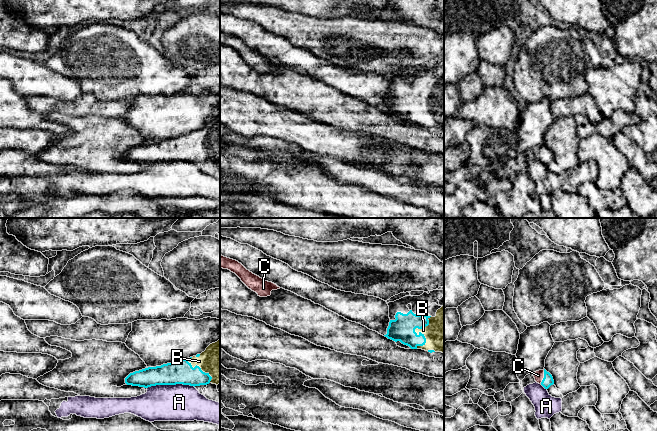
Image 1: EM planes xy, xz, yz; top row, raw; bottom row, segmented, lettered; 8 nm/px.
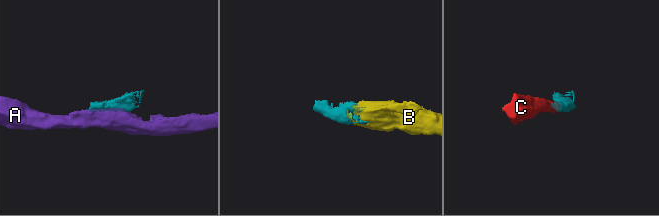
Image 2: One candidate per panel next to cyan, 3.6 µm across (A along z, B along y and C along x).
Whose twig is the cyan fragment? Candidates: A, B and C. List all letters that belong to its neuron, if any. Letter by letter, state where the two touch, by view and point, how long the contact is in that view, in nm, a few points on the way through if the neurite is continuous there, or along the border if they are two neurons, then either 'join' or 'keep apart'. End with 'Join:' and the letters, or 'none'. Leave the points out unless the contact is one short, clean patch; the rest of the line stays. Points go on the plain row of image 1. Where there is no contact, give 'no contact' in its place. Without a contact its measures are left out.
A: meets cyan in xy at (170, 160); contact 380 nm long; keep apart
B: meets cyan in xz at (415, 108); contact 300 nm long; join
C: meets cyan in yz at (544, 152); contact 120 nm long; runs through yz (547, 157), (544, 152), (538, 151); join
Join: B, C

